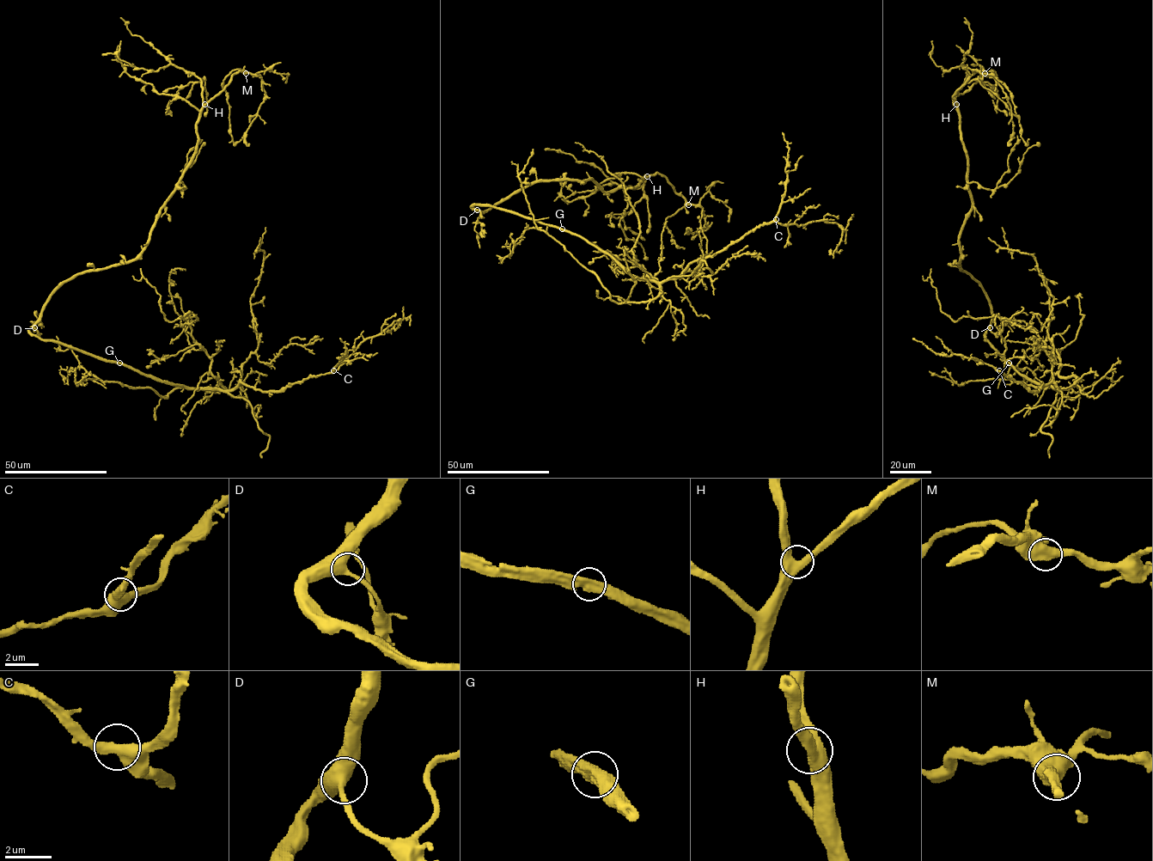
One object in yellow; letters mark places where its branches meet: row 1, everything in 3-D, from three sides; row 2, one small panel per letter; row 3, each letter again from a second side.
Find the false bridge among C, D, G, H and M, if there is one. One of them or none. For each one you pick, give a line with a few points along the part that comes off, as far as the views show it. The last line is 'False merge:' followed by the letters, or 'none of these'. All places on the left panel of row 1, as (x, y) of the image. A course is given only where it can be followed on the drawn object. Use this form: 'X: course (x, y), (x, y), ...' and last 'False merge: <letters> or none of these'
False merge: none of these

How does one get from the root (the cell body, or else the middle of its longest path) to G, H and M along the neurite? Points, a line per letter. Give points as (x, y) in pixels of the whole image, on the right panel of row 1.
G: (986, 329), (985, 339), (1009, 363)
H: (986, 329), (991, 319), (988, 297), (960, 264), (960, 233), (972, 198), (956, 104)
M: (986, 329), (988, 297), (960, 264), (960, 233), (972, 198), (953, 97), (976, 70), (985, 73)

